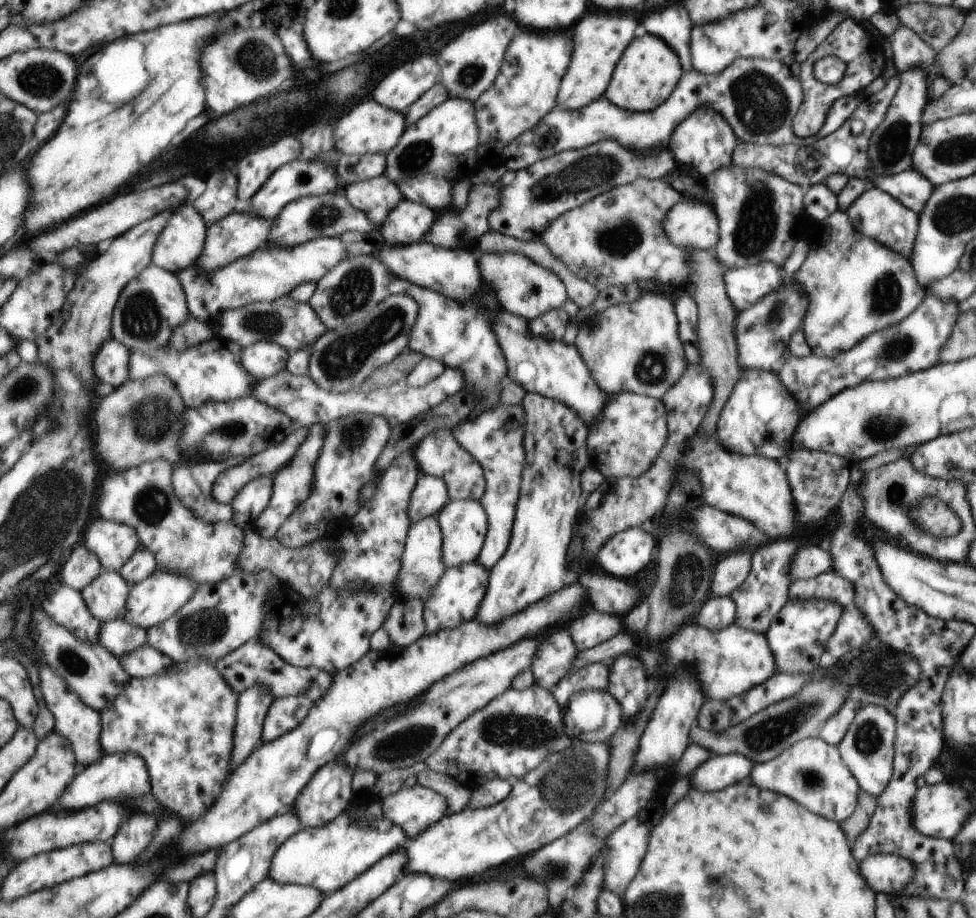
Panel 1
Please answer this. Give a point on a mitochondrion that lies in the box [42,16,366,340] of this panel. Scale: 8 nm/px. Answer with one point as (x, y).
(255, 57)

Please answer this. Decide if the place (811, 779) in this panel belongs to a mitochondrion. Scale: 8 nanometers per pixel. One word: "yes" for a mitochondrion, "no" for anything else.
yes

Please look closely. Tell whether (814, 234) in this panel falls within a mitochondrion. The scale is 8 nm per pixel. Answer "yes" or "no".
no

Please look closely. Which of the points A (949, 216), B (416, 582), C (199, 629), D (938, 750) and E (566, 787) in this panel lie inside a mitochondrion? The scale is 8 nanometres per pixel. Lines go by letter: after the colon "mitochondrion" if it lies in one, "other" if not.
A: mitochondrion
B: mitochondrion
C: mitochondrion
D: other
E: mitochondrion

